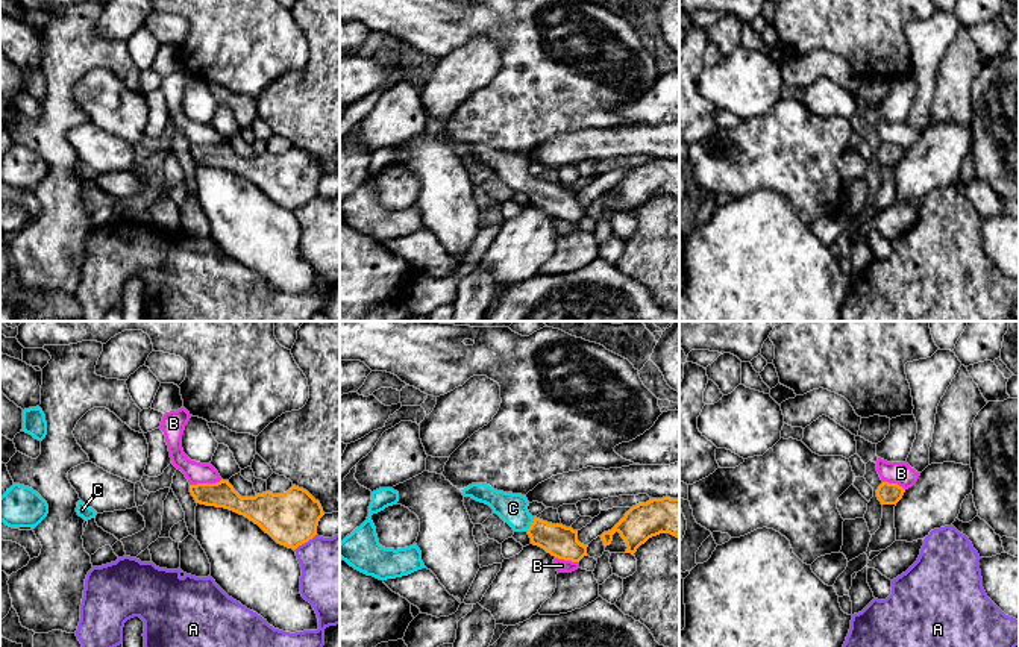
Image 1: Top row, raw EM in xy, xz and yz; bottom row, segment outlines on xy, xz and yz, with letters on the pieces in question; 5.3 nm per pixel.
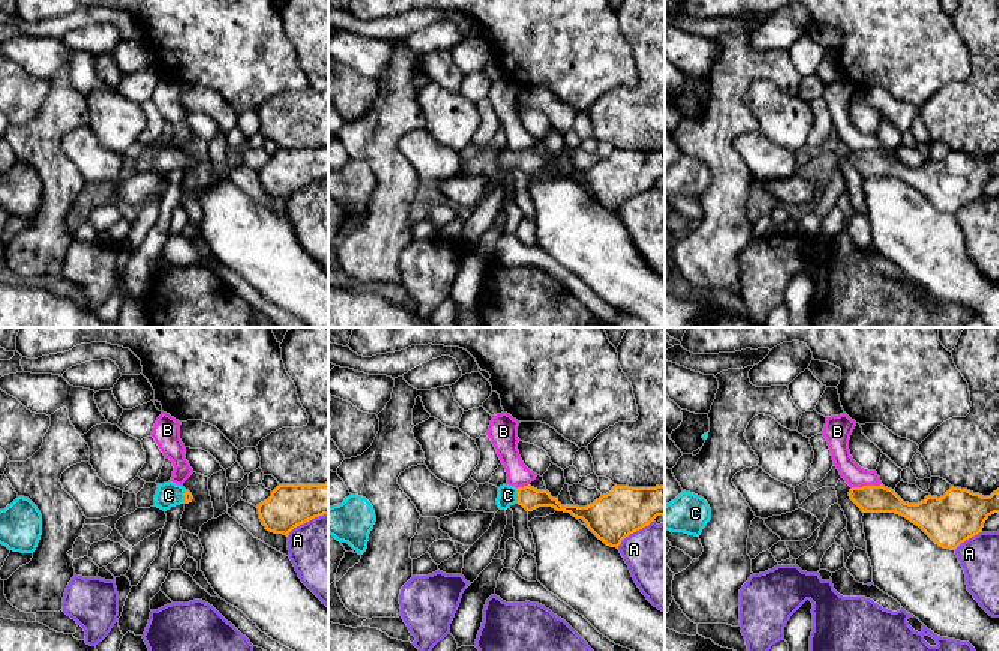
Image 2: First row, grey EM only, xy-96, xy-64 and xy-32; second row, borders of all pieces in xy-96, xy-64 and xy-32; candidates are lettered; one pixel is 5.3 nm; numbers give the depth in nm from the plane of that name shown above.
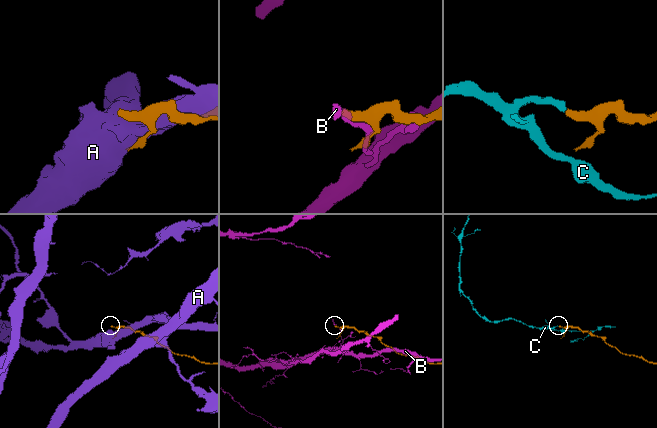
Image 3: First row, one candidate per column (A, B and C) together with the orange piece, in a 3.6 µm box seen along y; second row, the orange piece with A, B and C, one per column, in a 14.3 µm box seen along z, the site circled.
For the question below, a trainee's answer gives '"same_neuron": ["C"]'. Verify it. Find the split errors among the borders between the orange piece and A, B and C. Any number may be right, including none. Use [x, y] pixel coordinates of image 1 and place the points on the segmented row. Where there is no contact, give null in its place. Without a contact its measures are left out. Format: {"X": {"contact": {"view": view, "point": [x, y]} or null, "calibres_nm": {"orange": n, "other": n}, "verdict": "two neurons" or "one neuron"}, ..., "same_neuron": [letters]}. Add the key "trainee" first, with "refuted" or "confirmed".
{"trainee": "confirmed", "A": {"contact": {"view": "xy", "point": [305, 541]}, "calibres_nm": {"orange": 280, "other": 400}, "verdict": "two neurons"}, "B": {"contact": {"view": "xy", "point": [205, 484]}, "calibres_nm": {"orange": 140, "other": 110}, "verdict": "two neurons"}, "C": {"contact": {"view": "xz", "point": [531, 525]}, "calibres_nm": {"orange": 170, "other": 160}, "verdict": "one neuron"}, "same_neuron": ["C"]}

